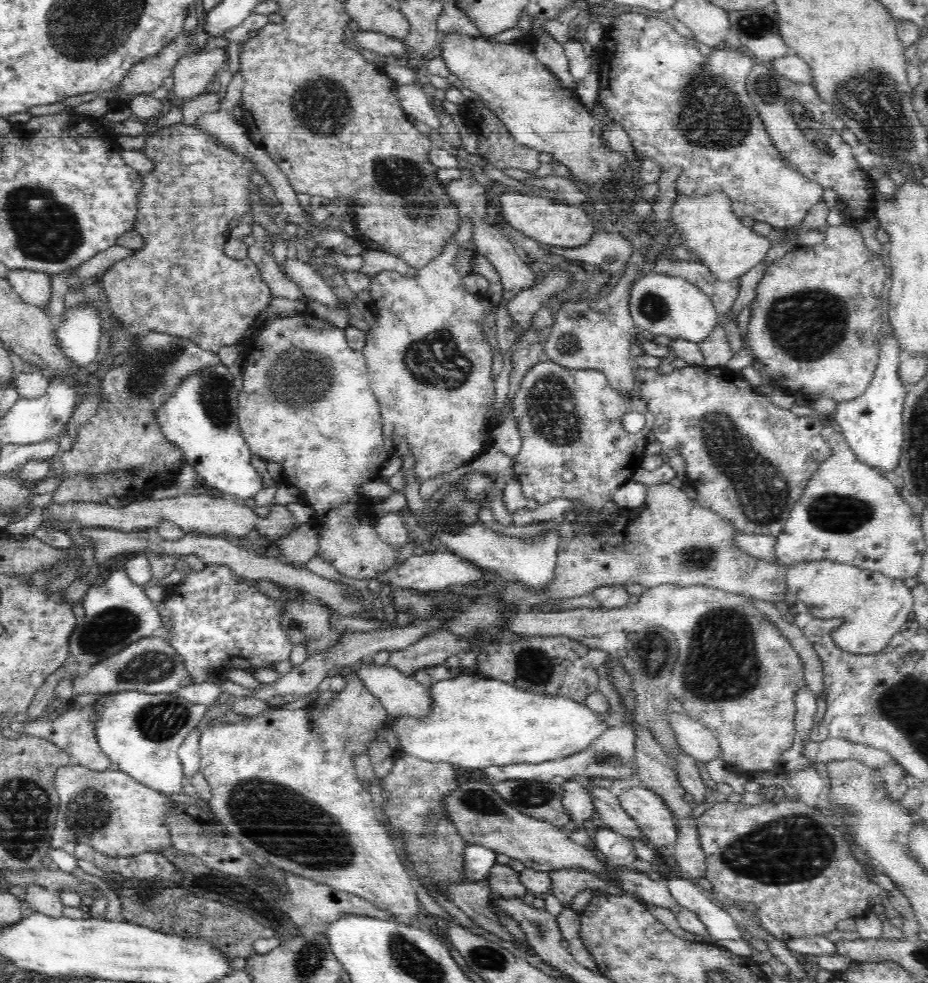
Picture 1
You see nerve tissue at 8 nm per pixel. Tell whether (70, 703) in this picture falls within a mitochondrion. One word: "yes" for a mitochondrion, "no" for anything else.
no

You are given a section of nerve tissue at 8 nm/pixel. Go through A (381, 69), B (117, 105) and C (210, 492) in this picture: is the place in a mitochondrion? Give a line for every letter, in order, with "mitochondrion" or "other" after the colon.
A: other
B: other
C: other

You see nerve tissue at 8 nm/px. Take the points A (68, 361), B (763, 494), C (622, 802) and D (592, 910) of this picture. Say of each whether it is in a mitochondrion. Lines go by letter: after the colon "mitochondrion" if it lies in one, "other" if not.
A: other
B: mitochondrion
C: other
D: other

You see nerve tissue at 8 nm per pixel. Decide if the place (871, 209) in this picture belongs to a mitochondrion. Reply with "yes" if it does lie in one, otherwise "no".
no

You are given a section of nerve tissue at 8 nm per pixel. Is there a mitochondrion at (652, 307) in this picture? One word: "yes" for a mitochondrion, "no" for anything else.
yes

